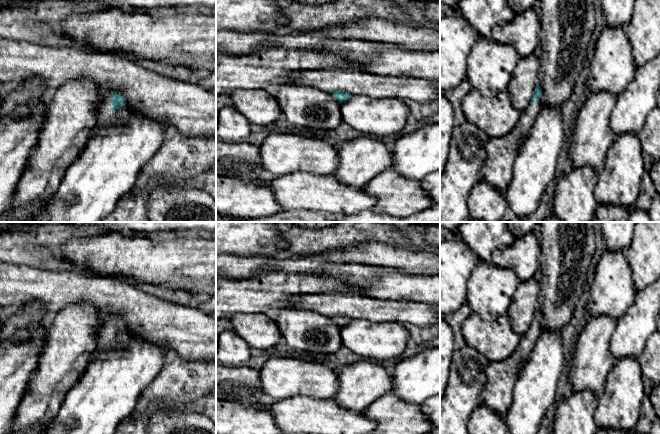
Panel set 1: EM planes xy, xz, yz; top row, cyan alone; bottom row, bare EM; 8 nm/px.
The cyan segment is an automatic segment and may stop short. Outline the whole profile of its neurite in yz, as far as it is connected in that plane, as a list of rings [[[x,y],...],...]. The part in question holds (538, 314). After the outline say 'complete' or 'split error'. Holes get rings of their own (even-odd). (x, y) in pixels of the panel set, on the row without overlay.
[[[537,308],[530,329],[521,336],[513,354],[503,361],[489,362],[485,369],[487,384],[483,389],[481,402],[503,417],[512,404],[516,380],[541,333],[541,318],[542,312]]]; split error

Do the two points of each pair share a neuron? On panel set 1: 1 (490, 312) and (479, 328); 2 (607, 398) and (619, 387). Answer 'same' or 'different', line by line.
1: different
2: same

